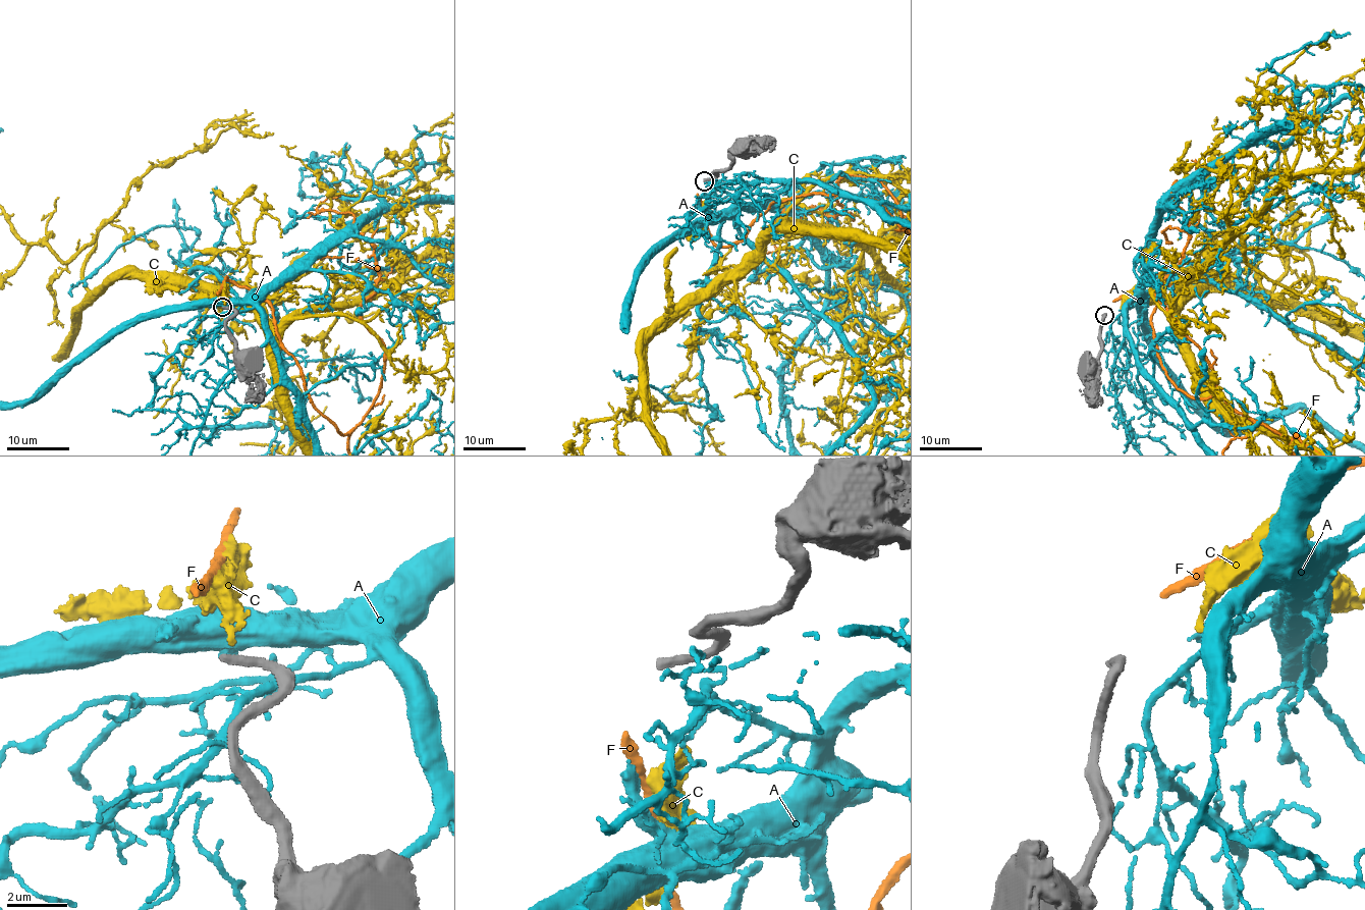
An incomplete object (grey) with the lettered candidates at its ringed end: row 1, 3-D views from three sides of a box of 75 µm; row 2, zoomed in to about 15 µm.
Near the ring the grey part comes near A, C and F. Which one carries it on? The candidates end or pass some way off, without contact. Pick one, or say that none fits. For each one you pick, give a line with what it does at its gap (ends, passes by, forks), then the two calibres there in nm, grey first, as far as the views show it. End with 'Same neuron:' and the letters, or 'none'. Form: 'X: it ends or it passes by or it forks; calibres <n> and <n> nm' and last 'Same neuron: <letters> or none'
F: it ends; calibres 280 and 280 nm
Same neuron: F

